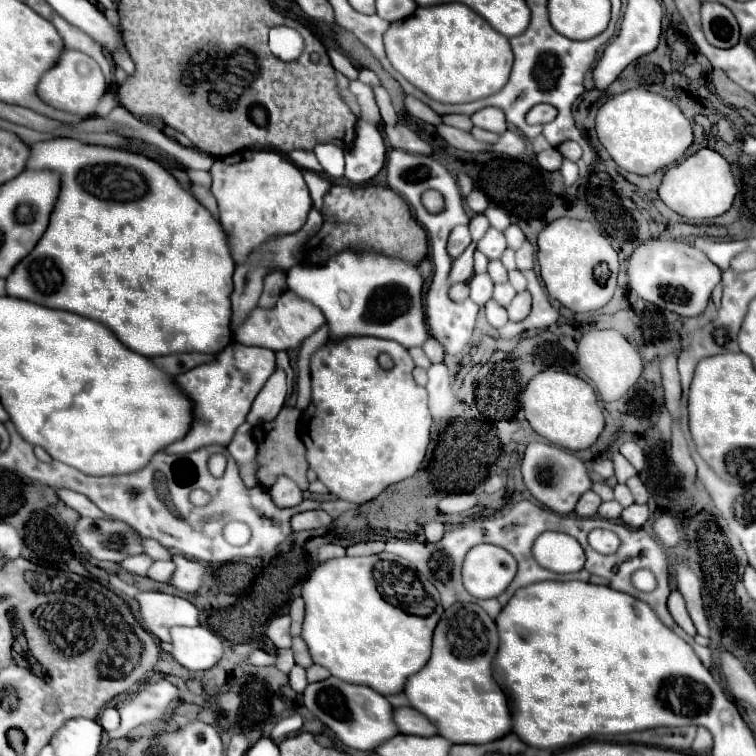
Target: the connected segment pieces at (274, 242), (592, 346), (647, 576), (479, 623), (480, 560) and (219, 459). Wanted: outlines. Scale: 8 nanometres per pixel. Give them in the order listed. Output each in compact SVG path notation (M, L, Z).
M311 207L311 211L309 211L309 217L307 217L307 223L297 231L297 233L291 233L291 235L273 235L271 239L267 239L261 247L257 247L249 257L247 257L247 261L243 263L243 265L237 265L235 267L235 275L233 275L233 281L235 281L235 291L233 291L233 295L231 295L231 301L233 301L233 329L237 327L237 323L241 323L241 319L253 309L253 307L257 307L257 299L259 299L259 295L261 295L261 291L263 291L263 279L269 275L269 273L273 273L273 271L277 271L277 269L291 269L293 265L297 265L299 263L299 257L297 257L297 253L299 253L299 249L301 249L301 245L305 243L305 239L309 239L311 235L315 235L317 231L319 231L319 227L321 227L321 215L319 215L319 211L315 211L315 207Z
M613 329L585 333L577 347L577 365L593 381L597 393L601 395L601 401L605 403L625 395L635 385L635 381L643 371L643 361L639 351L619 331Z
M635 571L633 577L631 577L631 581L633 581L633 587L635 589L645 591L645 593L647 591L653 591L655 585L657 585L657 581L655 581L655 577L653 577L651 571Z
M455 603L443 611L433 633L429 661L419 673L407 679L403 689L409 705L437 727L439 737L451 743L489 743L509 733L511 715L507 699L491 679L491 659L495 653L497 629L479 605Z
M475 545L463 561L463 587L475 599L499 597L515 577L517 563L497 545Z
M215 453L215 455L211 455L211 459L209 459L209 471L211 471L215 477L221 477L221 475L223 475L223 471L225 471L225 465L227 465L227 459L225 459L225 455L221 455L221 453Z

